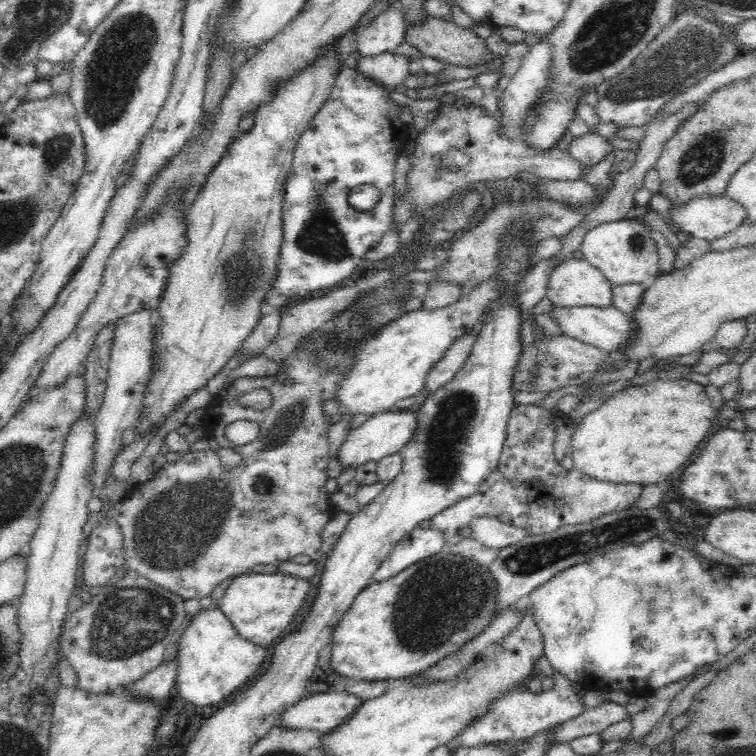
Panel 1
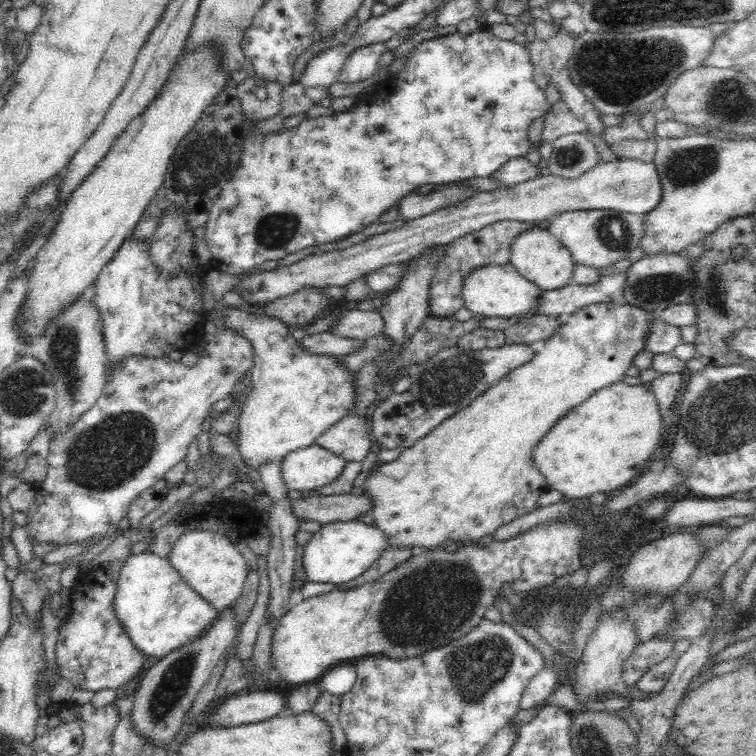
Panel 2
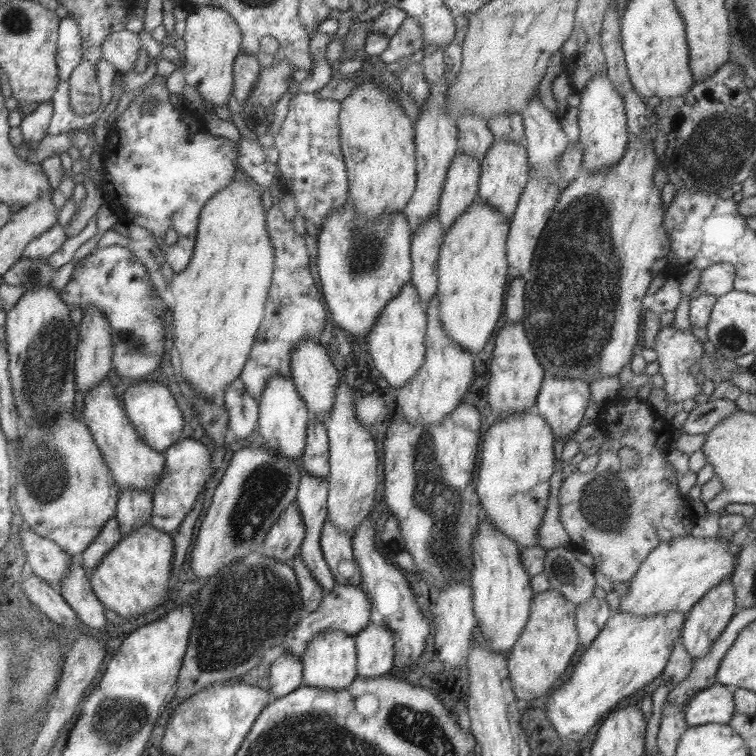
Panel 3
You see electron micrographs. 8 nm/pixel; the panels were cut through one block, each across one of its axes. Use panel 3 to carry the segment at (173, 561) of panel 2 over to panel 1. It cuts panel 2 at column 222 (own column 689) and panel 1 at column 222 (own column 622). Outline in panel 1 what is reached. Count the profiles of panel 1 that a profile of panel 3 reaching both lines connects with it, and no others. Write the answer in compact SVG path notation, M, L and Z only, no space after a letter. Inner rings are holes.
M246 572L232 577L218 608L228 617L232 626L242 638L254 644L267 647L288 634L294 614L298 612L306 596L310 594L309 579L296 578L280 573Z

